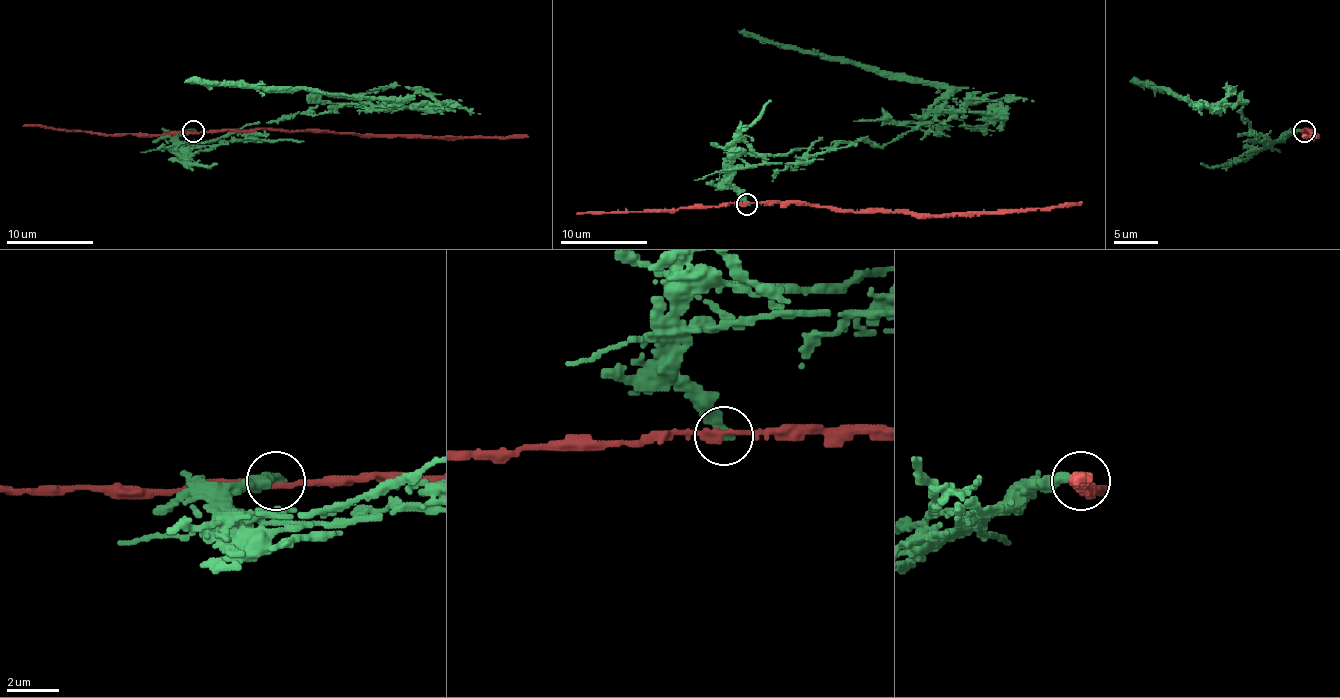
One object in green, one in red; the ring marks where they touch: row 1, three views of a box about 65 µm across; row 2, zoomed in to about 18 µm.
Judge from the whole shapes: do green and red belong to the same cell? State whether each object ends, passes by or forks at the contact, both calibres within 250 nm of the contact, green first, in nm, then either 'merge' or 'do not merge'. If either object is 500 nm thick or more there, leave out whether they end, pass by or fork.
green ends; red passes by; calibres 400 and 300 nm; do not merge

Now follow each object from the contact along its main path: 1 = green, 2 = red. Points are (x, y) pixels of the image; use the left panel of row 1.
1: (194, 132), (178, 138), (218, 140), (320, 103), (392, 103), (305, 88), (185, 81)
2: (194, 132), (250, 130), (528, 136)

